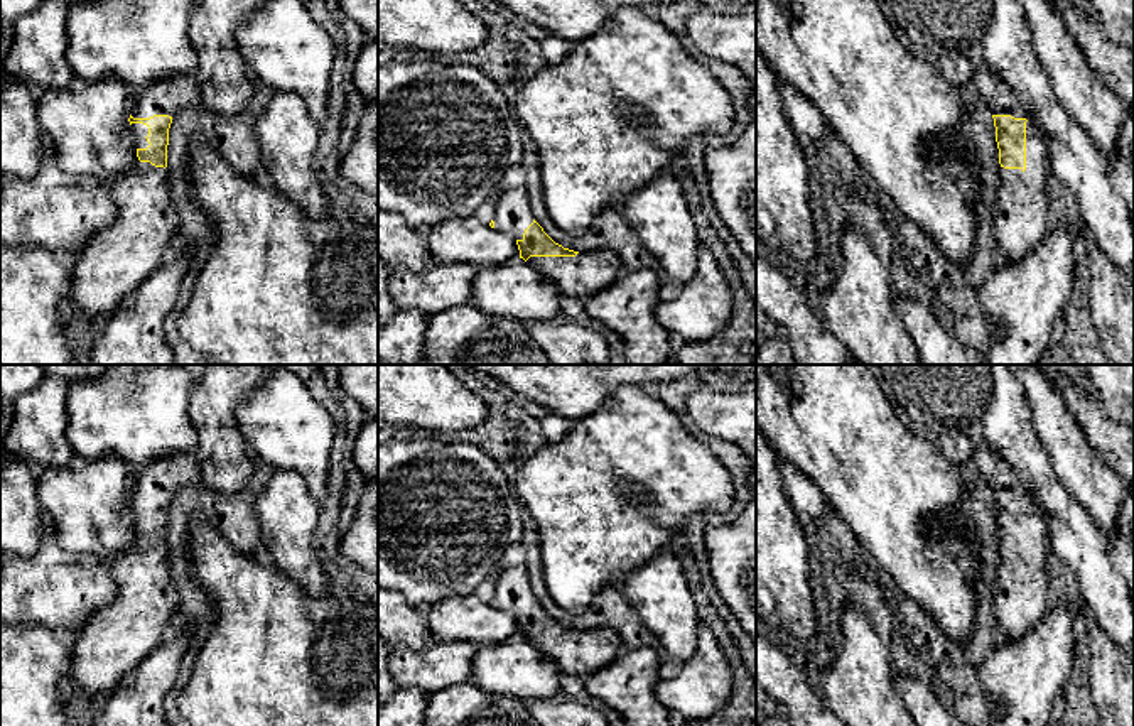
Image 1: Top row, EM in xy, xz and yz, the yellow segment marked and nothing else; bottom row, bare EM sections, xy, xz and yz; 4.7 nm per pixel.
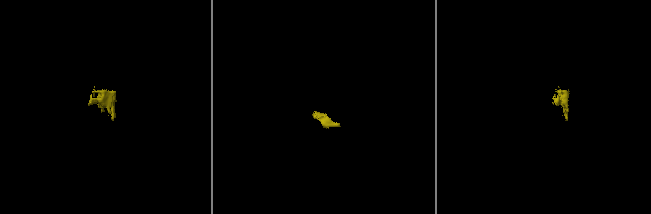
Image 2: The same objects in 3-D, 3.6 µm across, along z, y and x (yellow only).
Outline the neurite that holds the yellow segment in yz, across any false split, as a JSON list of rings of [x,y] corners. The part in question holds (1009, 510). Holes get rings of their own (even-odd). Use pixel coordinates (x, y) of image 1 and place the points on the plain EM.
[[[975,444],[970,461],[992,490],[996,520],[999,527],[999,559],[992,586],[992,615],[999,642],[1024,637],[1048,613],[1048,554],[1051,552],[1048,527],[1043,512],[1033,501],[1028,488],[1012,473],[1009,464],[986,444]]]

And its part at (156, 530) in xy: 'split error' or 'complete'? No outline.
split error

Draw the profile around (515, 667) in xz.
[[[520,635],[498,645],[479,645],[472,660],[472,682],[525,704],[562,694],[560,677],[562,672]]]

